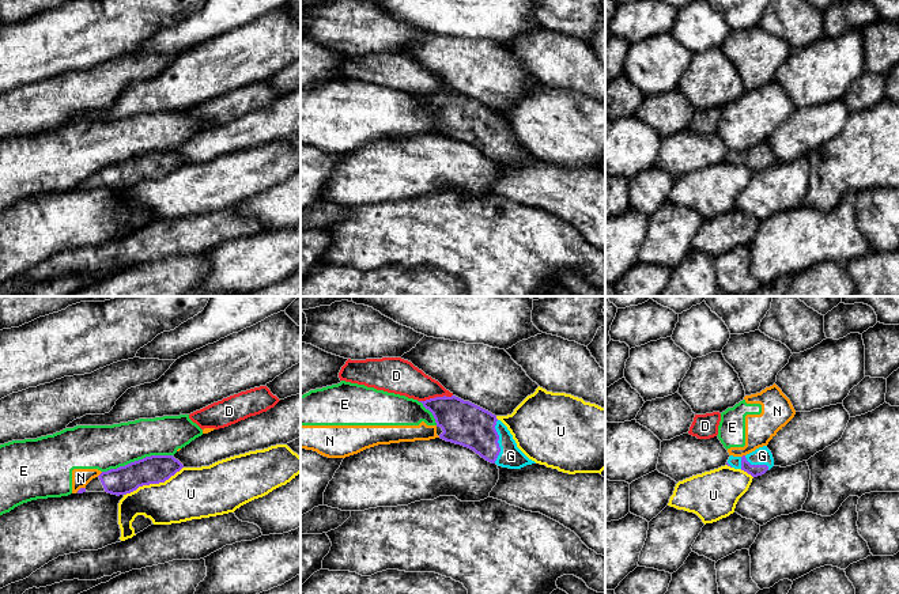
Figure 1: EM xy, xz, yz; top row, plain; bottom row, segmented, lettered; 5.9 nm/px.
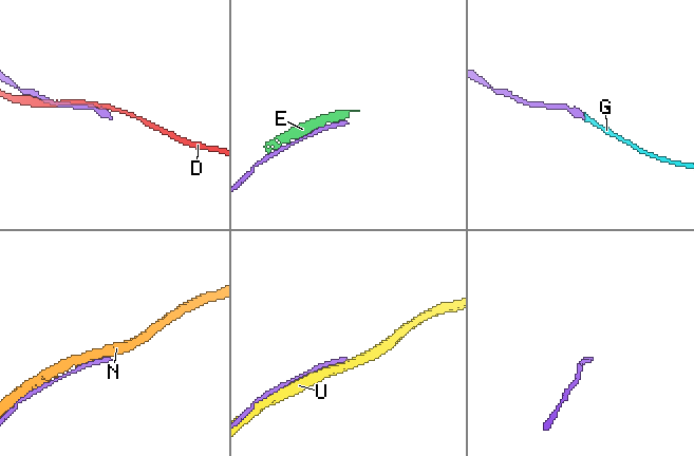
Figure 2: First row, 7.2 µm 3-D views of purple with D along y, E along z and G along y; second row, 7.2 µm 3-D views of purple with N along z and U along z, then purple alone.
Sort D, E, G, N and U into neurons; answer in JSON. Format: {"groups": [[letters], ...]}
{"groups": [["D"], ["E", "N"], ["G"], ["U"]]}

